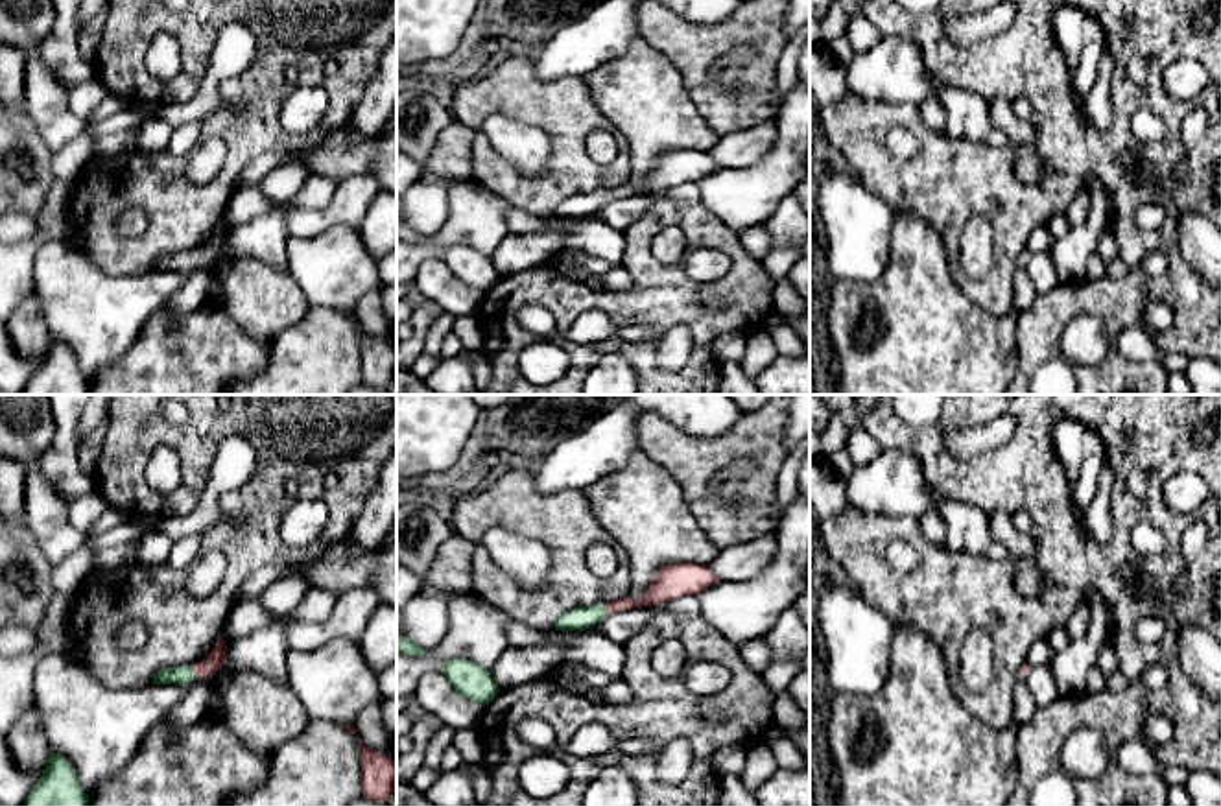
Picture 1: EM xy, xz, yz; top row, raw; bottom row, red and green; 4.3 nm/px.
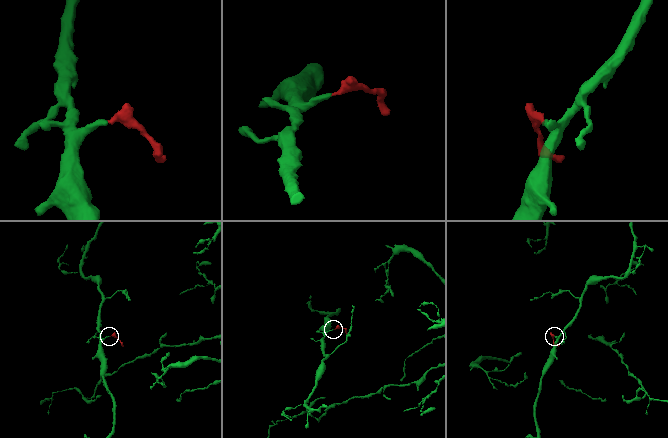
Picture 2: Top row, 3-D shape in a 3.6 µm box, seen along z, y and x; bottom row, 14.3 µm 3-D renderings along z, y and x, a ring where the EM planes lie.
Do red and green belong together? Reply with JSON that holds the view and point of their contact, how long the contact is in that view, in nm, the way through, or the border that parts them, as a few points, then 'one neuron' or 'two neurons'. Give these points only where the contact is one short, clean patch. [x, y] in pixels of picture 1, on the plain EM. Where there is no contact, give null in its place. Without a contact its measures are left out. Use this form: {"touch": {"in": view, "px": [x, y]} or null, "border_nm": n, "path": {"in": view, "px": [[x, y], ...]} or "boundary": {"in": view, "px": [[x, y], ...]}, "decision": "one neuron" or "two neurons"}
{"touch": {"in": "xy", "px": [194, 257]}, "border_nm": 40, "path": {"in": "xy", "px": [[211, 249], [205, 255], [194, 257], [177, 260]]}, "decision": "one neuron"}

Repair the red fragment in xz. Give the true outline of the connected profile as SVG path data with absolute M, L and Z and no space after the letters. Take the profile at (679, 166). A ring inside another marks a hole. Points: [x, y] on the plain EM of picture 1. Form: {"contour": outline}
{"contour": "M681 149L664 153L640 188L627 183L610 192L577 194L557 205L555 218L585 218L607 201L631 197L634 194L653 194L681 183L699 183L703 177L717 170L719 166L706 151Z"}

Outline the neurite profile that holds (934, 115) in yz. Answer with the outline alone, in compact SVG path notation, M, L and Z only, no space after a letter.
M935 98L924 100L919 105L919 111L926 127L937 133L944 133L946 124L948 124L948 114L946 114L944 105L939 100Z

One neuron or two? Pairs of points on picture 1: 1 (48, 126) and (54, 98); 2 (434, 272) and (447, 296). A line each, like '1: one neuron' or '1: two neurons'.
1: one neuron
2: one neuron

